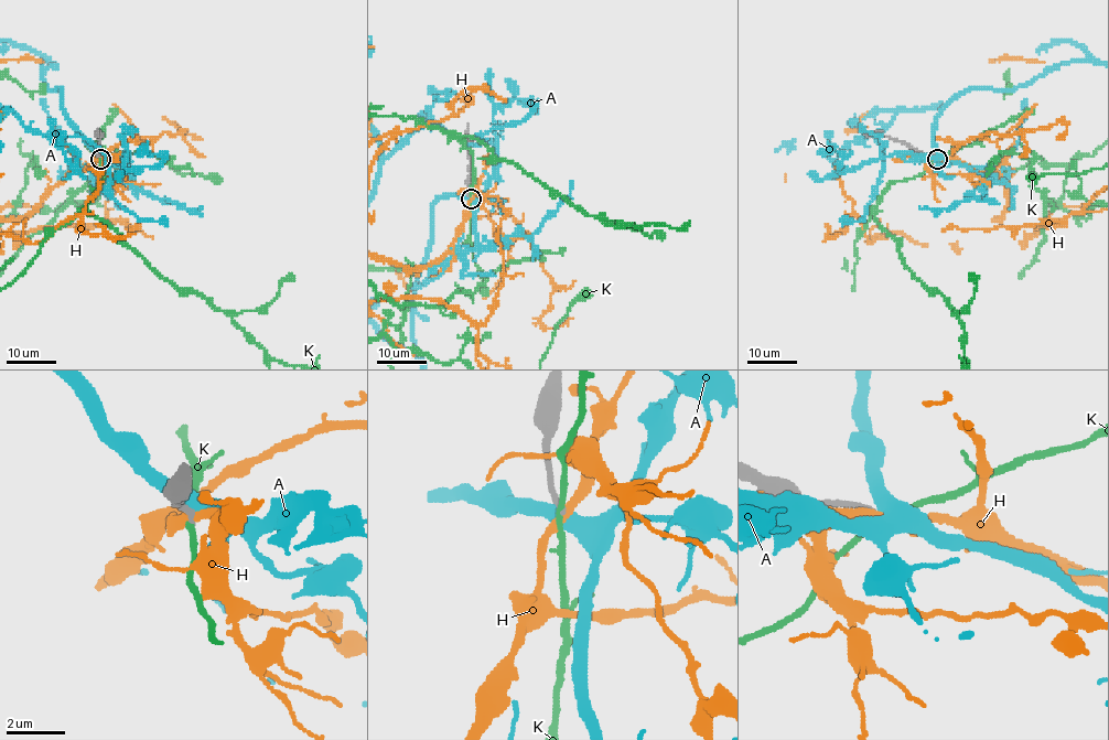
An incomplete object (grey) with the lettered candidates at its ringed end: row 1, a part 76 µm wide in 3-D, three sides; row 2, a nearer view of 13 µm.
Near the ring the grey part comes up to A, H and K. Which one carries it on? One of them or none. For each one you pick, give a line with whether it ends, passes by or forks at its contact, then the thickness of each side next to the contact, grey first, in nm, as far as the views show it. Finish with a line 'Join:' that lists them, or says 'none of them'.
Join: none of them

